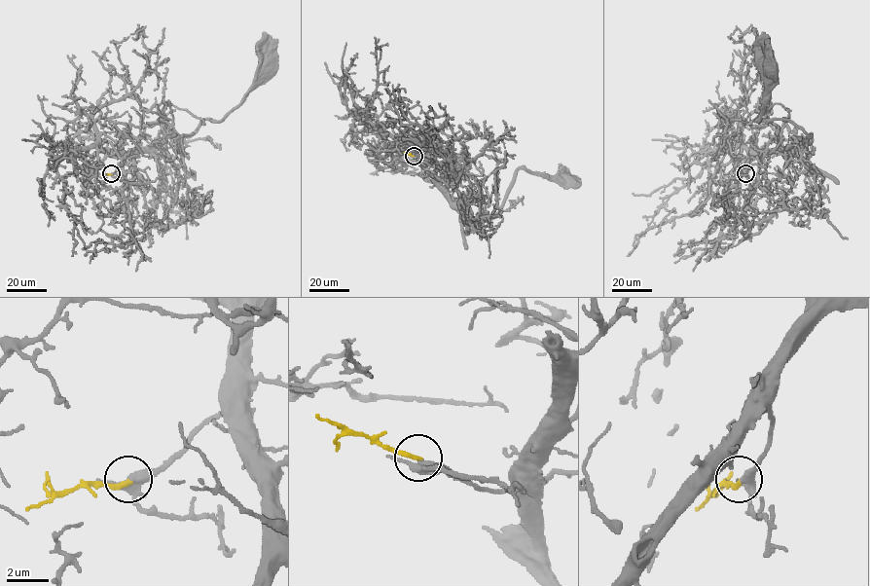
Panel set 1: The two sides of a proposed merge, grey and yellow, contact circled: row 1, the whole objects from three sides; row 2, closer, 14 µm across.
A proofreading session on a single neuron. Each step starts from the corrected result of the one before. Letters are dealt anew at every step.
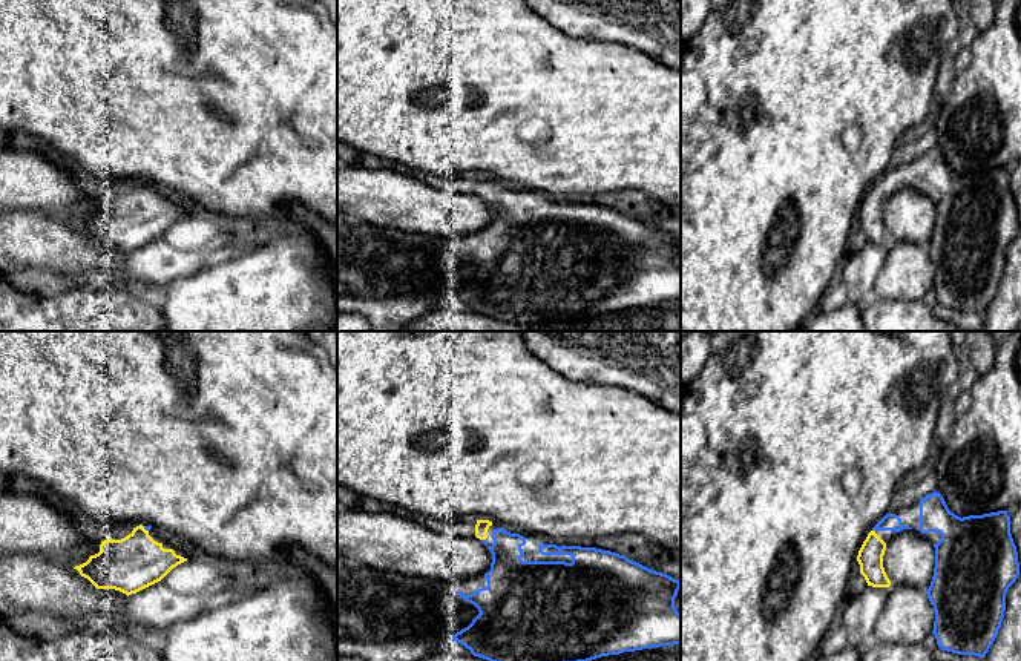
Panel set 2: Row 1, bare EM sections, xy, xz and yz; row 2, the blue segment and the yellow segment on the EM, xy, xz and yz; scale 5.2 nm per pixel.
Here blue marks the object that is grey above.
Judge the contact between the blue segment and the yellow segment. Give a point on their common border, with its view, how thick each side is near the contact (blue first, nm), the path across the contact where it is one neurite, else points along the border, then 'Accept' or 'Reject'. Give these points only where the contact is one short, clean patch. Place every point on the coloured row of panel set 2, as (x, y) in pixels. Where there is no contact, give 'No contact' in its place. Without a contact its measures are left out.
Touches blue at xz (483, 540). Thickness 240 nm (blue) against 70 nm. Path across: xz (509, 580), (506, 563), (483, 540), (482, 526). Accept

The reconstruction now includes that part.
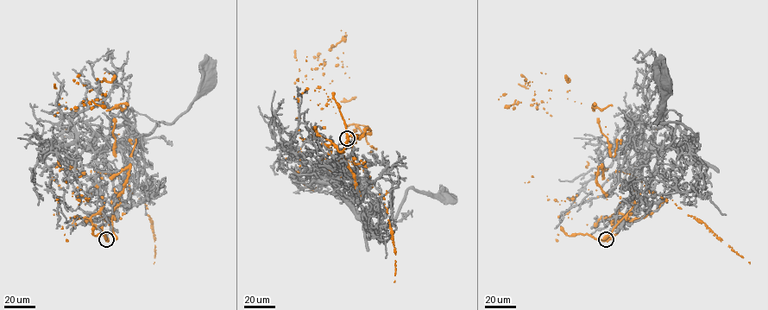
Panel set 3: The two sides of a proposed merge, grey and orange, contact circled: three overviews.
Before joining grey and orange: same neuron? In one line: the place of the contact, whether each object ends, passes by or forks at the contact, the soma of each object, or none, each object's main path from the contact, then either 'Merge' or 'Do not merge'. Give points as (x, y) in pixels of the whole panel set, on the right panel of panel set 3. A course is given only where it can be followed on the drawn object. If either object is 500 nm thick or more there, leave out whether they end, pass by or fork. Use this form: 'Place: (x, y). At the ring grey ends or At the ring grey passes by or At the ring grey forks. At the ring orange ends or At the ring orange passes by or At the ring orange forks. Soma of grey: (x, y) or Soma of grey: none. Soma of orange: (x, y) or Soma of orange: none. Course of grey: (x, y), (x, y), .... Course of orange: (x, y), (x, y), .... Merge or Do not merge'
Place: (606, 239). Soma of grey: (666, 81). Soma of orange: none. Course of grey: (606, 239), (648, 156), (697, 134), (679, 123), (657, 123), (667, 81). Course of orange: (606, 239), (620, 203), (595, 179), (610, 154), (594, 108), (549, 90), (537, 108), (518, 84). Do not merge

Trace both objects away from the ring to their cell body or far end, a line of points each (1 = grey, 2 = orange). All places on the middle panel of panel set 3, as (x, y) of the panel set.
1: (347, 138), (351, 146), (337, 151), (336, 185), (374, 230), (393, 222), (409, 188), (448, 199)
2: (347, 138), (342, 151), (330, 142), (344, 152), (370, 130), (354, 142), (332, 81), (299, 70), (295, 50)

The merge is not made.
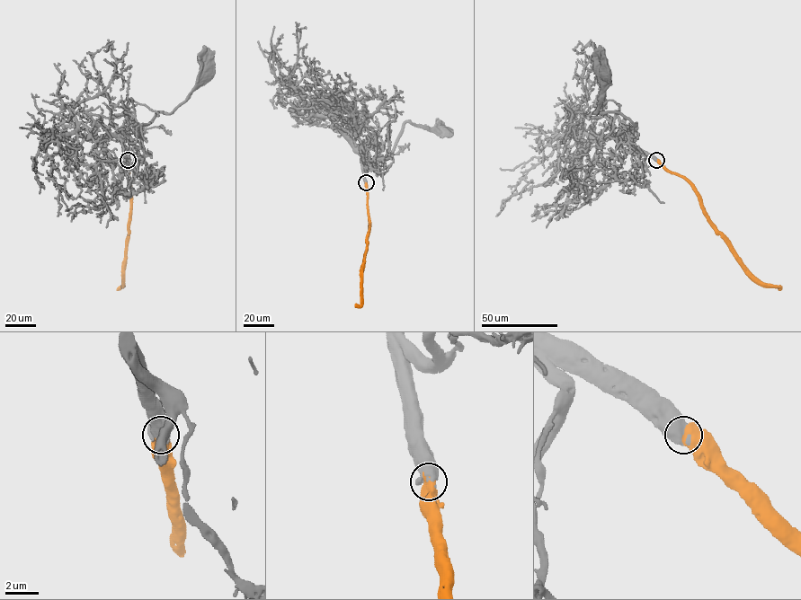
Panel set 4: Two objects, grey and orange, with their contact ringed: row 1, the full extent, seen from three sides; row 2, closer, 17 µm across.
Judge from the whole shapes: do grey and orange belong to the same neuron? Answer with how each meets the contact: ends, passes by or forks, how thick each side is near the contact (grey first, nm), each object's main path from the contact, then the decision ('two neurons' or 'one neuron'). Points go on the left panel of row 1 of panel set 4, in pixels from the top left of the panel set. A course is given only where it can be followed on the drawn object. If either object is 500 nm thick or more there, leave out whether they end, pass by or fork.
calibres 380 and 900 nm; course grey (128, 160), (120, 135), (133, 124), (147, 124), (158, 112), (171, 113), (185, 100), (206, 72); course orange (128, 160), (130, 219), (122, 286), (117, 289); one neuron

